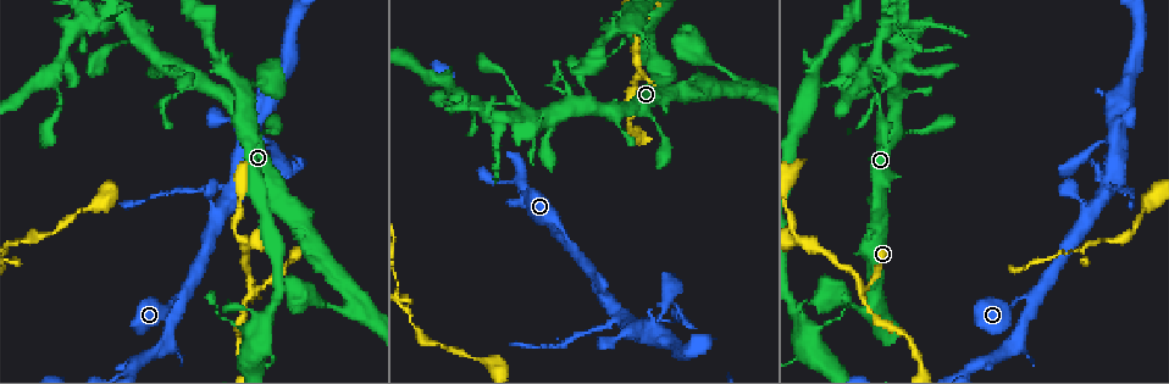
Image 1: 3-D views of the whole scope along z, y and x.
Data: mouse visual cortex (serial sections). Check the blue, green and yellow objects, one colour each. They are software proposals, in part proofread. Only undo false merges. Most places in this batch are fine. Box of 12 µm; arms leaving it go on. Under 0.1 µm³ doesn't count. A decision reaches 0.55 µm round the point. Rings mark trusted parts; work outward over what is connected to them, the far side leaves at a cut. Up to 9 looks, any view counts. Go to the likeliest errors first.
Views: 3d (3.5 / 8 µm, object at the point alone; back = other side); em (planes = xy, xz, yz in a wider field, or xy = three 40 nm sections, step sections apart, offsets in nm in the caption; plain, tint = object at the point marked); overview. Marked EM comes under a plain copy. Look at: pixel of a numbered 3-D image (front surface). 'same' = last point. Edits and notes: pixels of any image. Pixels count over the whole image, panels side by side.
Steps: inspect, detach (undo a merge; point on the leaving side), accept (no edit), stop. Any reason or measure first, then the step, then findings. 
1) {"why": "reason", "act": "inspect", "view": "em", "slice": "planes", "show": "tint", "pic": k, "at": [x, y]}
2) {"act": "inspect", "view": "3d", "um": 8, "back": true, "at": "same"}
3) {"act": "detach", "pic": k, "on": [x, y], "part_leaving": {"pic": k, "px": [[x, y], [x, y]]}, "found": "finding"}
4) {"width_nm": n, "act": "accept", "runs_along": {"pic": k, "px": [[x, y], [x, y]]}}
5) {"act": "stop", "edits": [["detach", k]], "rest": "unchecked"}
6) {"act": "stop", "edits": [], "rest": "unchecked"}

{"why": "branch point", "act": "inspect", "view": "em", "slice": "xy", "step": 2, "show": "tint", "pic": 1, "at": [649, 81]}

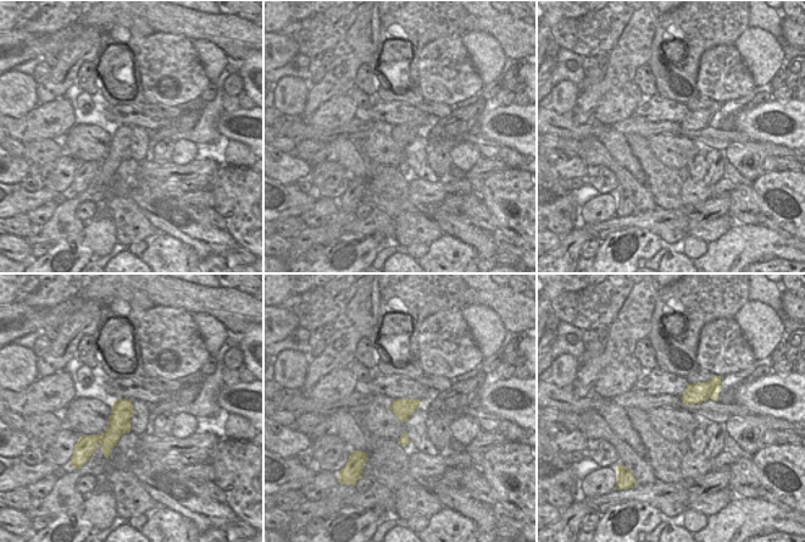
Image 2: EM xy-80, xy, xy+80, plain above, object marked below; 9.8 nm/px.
{"act": "inspect", "view": "3d", "um": 3.5, "at": "same"}

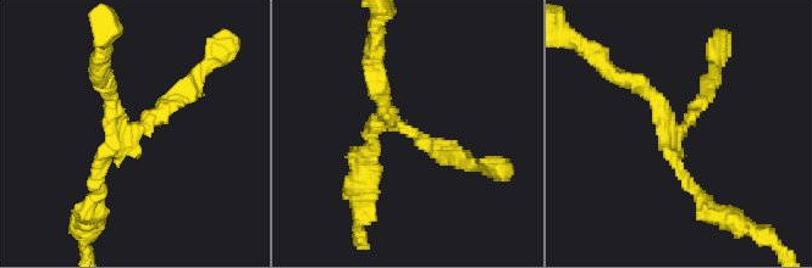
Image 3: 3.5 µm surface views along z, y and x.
{"width_nm": 190, "act": "accept", "runs_along": {"pic": 3, "px": [[470, 167], [398, 127], [376, 85]]}, "found": "all the same cell"}

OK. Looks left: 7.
{"why": "sharp bend", "act": "inspect", "view": "em", "slice": "xy", "step": 3, "show": "tint", "pic": 1, "at": [798, 239]}

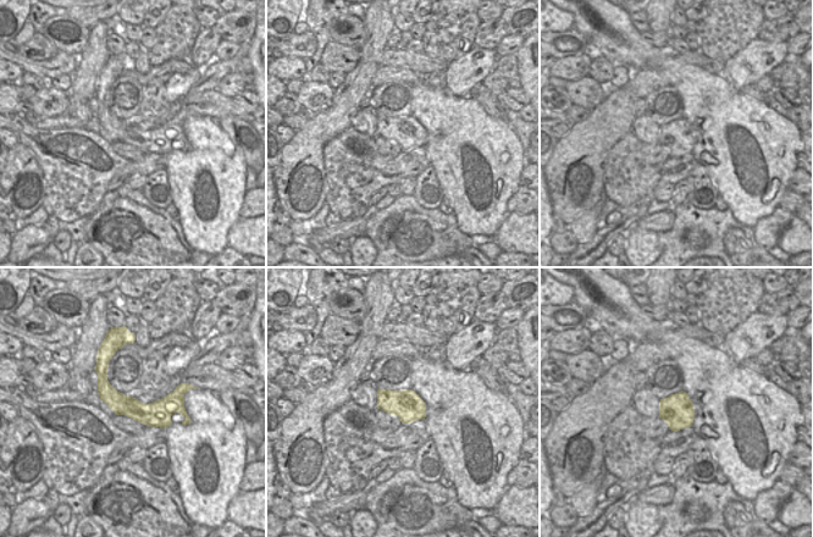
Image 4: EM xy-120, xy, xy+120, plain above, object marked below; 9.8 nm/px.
{"act": "inspect", "view": "3d", "um": 3.5, "at": "same"}

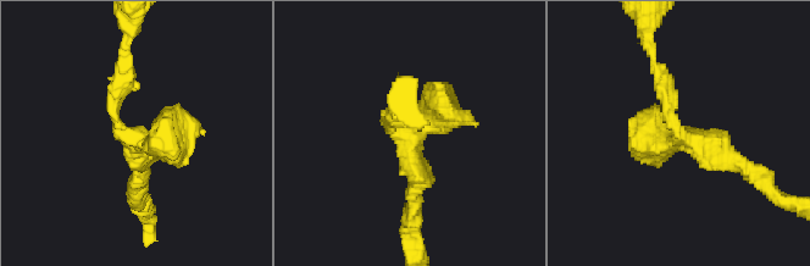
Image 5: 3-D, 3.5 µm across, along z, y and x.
{"arms": 3, "act": "accept", "runs_along": {"pic": 5, "px": [[758, 178], [682, 137], [664, 77]]}, "found": "all the same cell"}

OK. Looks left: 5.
{"why": "sharp bend", "act": "inspect", "view": "3d", "um": 3.5, "pic": 1, "at": [1028, 297]}

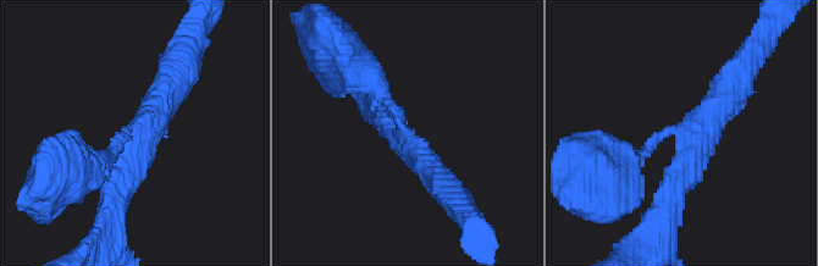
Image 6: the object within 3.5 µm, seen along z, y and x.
{"arm_widths_nm": [250, 350, 350], "act": "accept", "runs_along": {"pic": 6, "px": [[624, 166], [668, 132], [698, 132], [733, 87]]}, "found": "all the same cell"}

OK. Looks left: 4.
{"why": "a fork", "act": "inspect", "view": "3d", "um": 3.5, "back": true, "pic": 1, "at": [292, 29]}

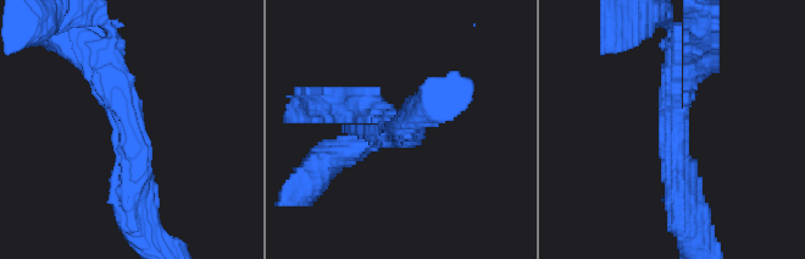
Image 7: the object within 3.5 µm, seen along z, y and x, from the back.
{"act": "inspect", "view": "em", "slice": "xy", "step": 1, "show": "tint", "pic": 7, "at": [127, 128]}

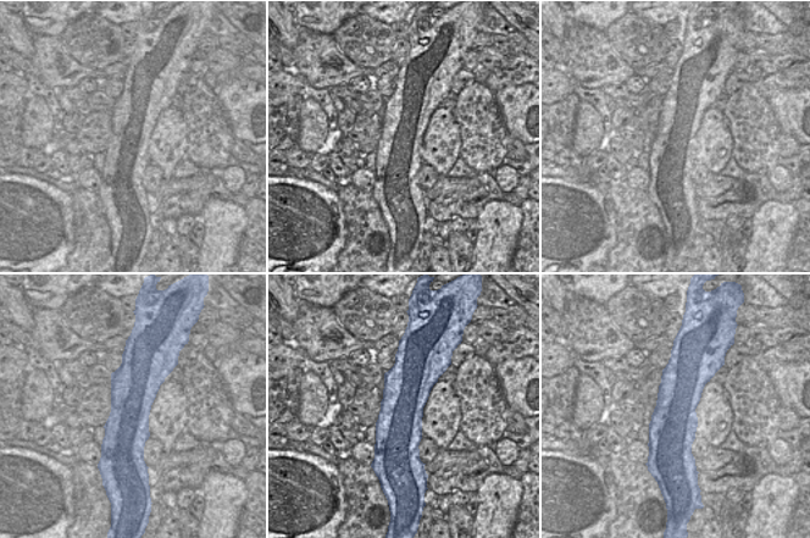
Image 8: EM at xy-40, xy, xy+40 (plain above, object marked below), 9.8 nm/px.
{"arms": 3, "arm_widths_nm": [200, 250, 350], "act": "accept", "runs_along": {"pic": 7, "px": [[133, 204], [129, 130], [92, 58]]}, "found": "continuous, no second cell"}

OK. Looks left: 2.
{"act": "stop", "edits": [], "rest": "unchecked"}

